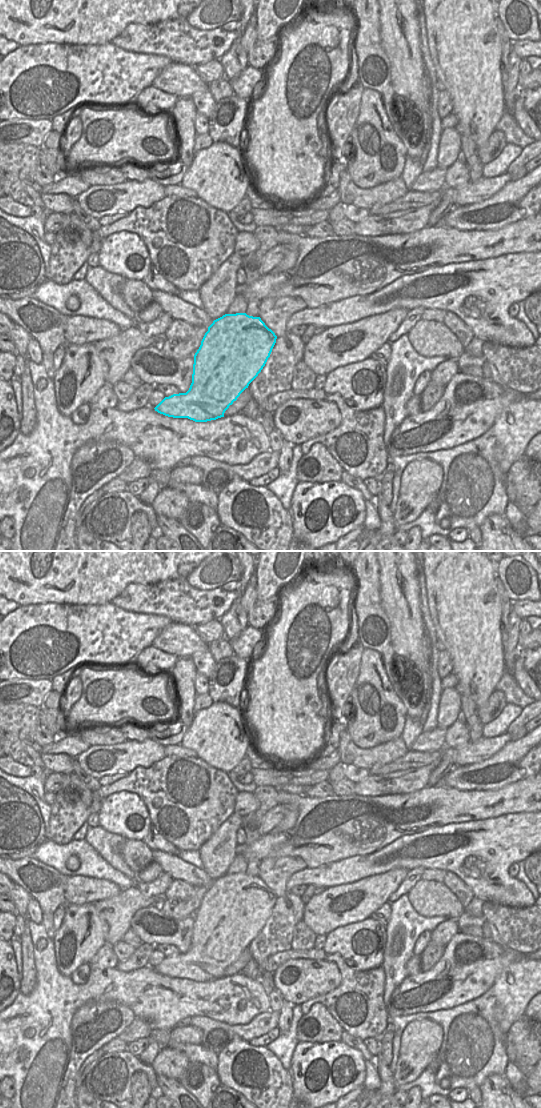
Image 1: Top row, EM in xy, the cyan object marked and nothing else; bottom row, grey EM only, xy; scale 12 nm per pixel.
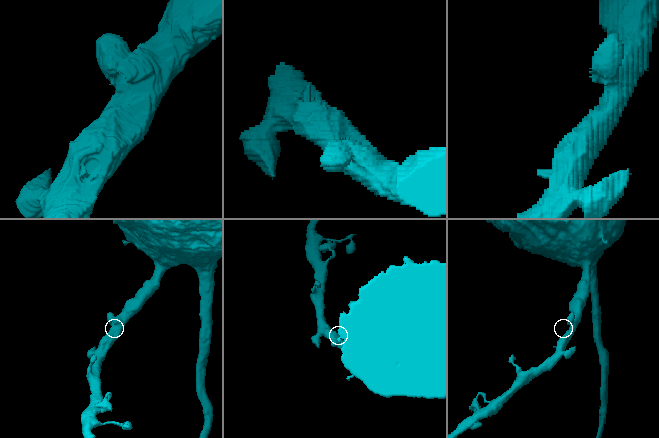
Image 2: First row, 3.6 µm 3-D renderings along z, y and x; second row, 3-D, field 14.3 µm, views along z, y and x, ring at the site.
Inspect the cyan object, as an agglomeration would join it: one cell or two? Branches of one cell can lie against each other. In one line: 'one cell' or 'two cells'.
one cell

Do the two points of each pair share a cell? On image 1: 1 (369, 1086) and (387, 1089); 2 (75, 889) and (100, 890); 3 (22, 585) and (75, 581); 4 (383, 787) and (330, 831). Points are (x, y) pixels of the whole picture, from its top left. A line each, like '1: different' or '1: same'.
1: different
2: same
3: same
4: different

